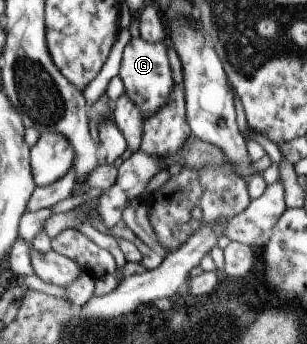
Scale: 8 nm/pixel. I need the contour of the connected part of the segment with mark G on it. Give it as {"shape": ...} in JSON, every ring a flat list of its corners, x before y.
{"shape":[[138,36,130,38,122,51,117,75,123,82,124,93,138,107,143,120,148,115,155,113,165,103,174,84,166,49,163,41,161,43,149,43]]}

